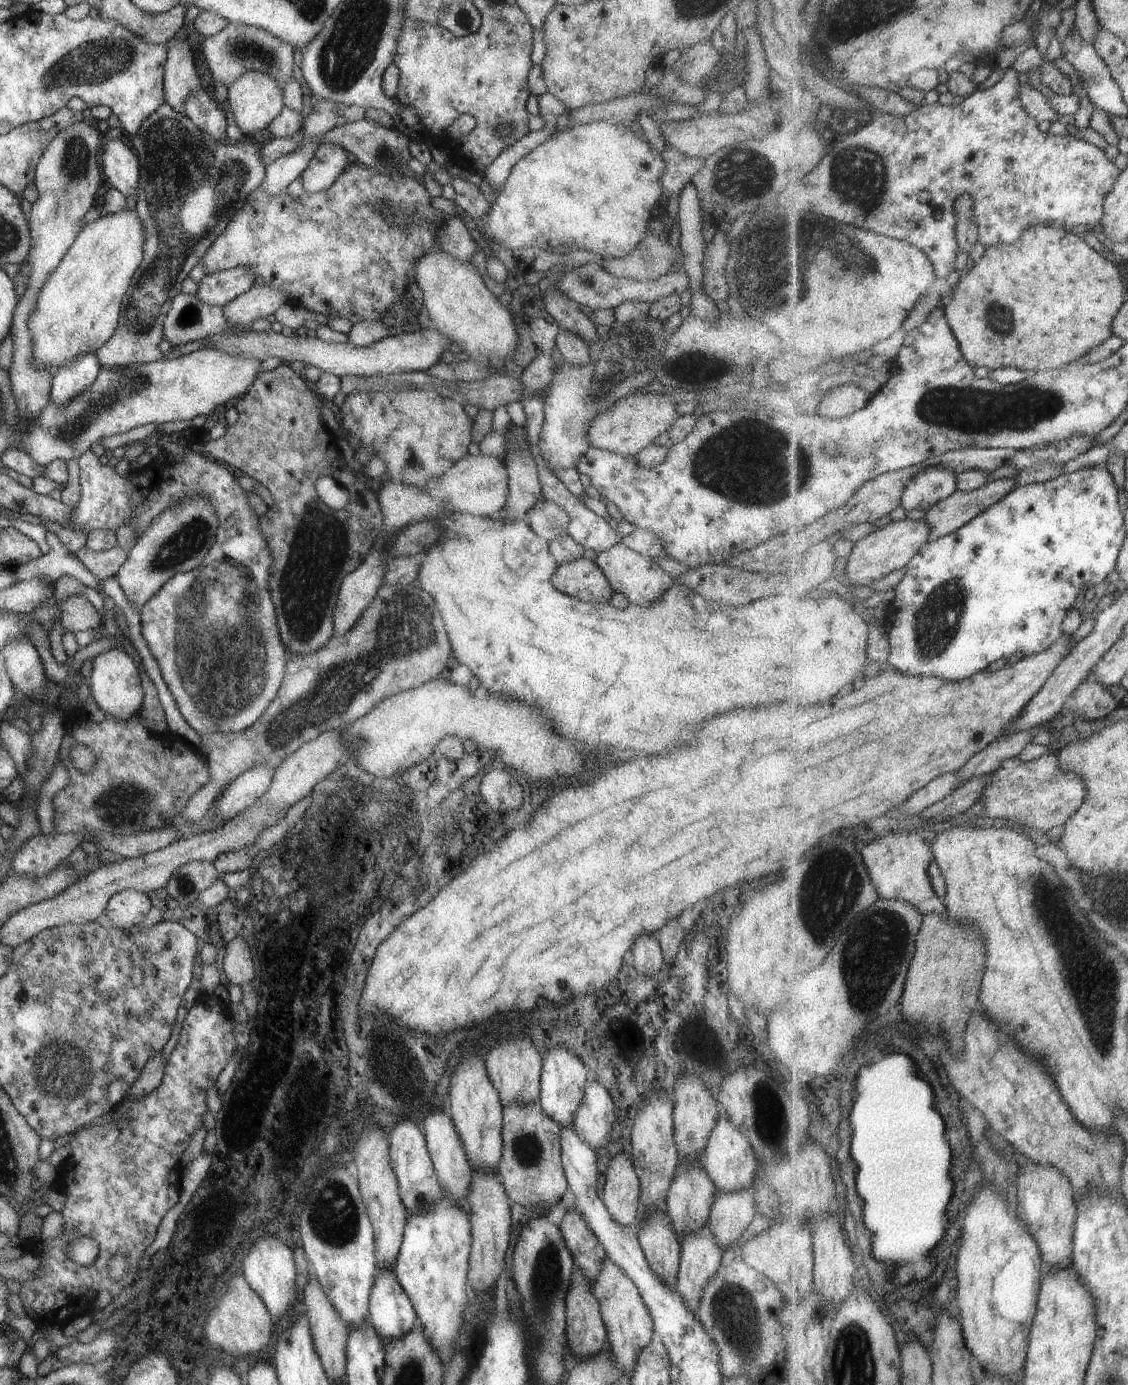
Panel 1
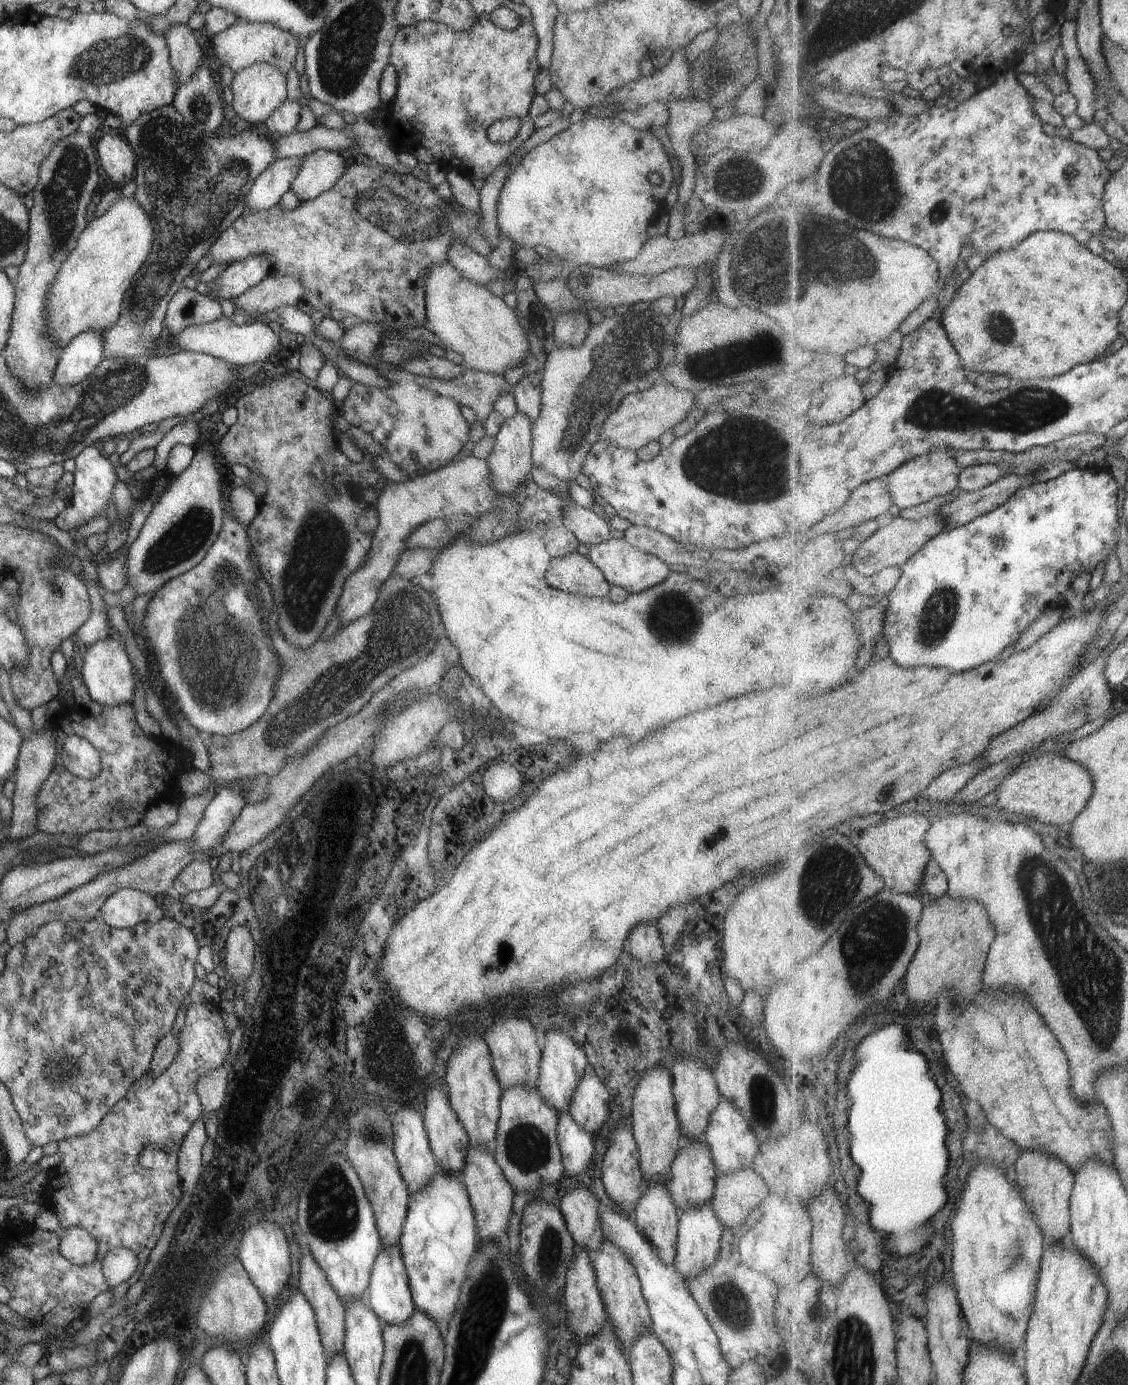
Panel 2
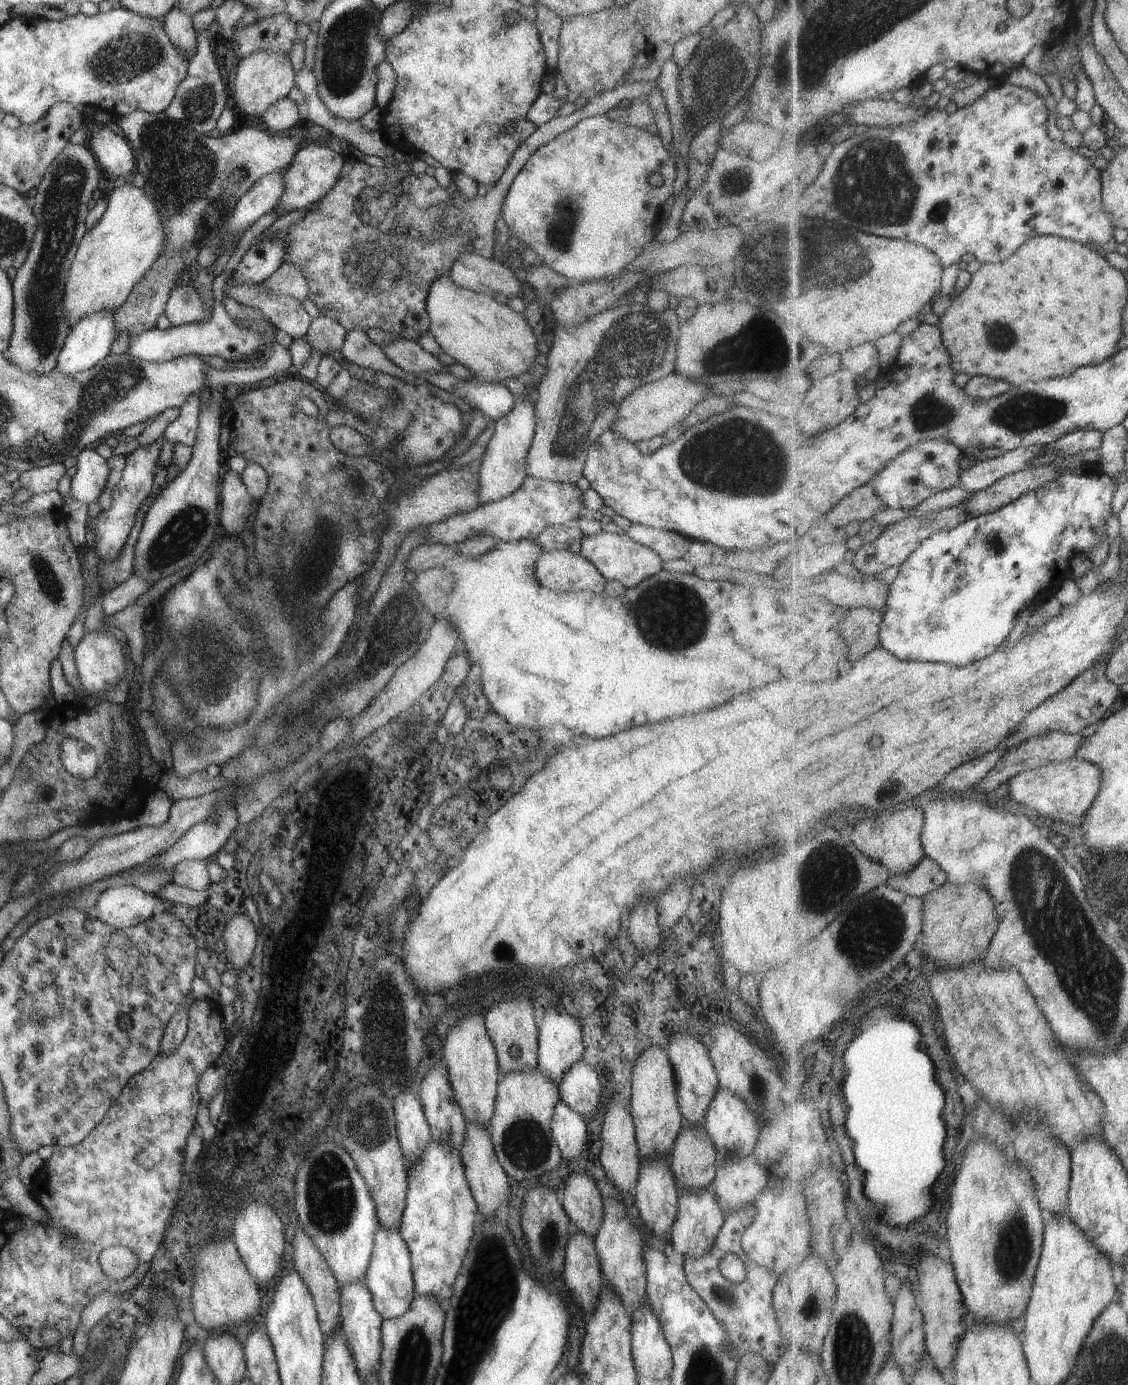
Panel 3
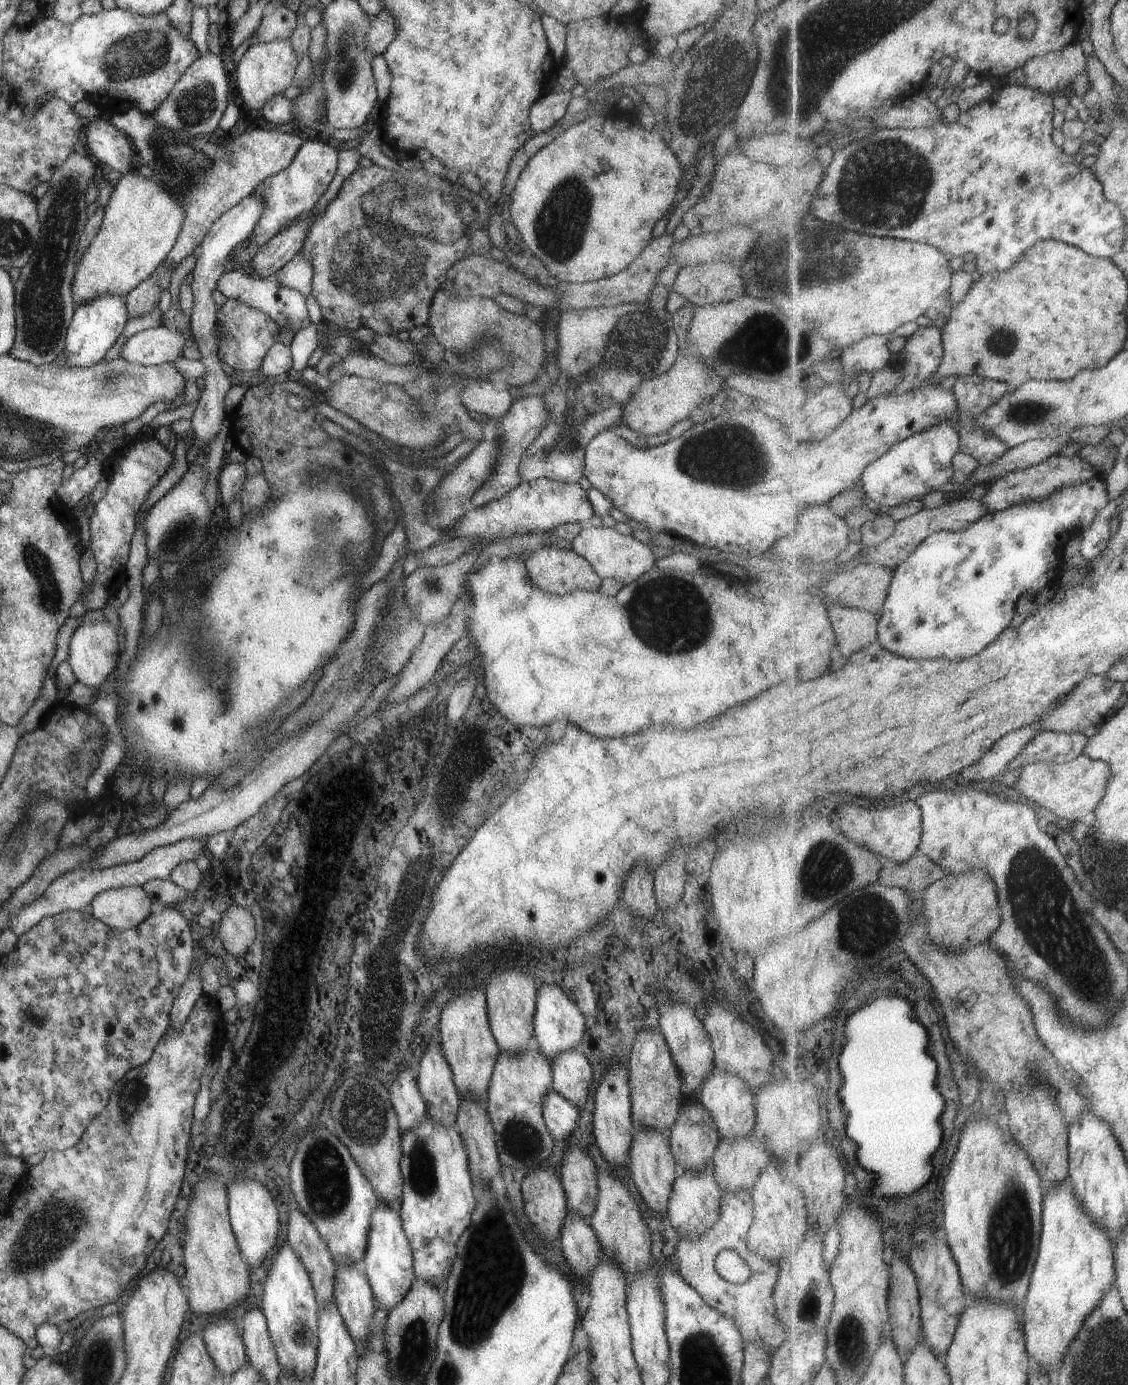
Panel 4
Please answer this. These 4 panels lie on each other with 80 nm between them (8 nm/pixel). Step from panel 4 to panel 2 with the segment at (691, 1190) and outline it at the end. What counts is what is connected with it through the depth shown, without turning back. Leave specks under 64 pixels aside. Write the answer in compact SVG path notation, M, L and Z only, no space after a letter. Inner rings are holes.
M703 1202L693 1208L681 1208L678 1214L678 1228L675 1236L675 1259L673 1267L679 1272L679 1276L686 1283L687 1280L695 1278L701 1270L709 1268L715 1262L717 1250L719 1249L719 1238L721 1237L721 1222L715 1218L711 1210L711 1202Z

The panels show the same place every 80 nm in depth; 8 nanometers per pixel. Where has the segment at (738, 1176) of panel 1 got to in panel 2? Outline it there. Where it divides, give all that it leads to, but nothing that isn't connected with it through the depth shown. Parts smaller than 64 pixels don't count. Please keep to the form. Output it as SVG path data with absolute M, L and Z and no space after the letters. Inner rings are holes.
M725 1098L719 1100L719 1104L709 1114L707 1127L702 1134L703 1141L711 1150L711 1160L715 1164L716 1173L731 1174L741 1168L752 1168L751 1162L753 1162L753 1156L758 1152L759 1143L753 1136L747 1120L743 1118L743 1114L737 1112L737 1108L729 1100L725 1100Z

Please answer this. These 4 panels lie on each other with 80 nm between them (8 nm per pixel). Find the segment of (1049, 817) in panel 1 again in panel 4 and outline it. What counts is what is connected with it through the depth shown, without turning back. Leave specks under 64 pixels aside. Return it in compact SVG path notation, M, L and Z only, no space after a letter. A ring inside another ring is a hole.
M1085 754L1066 762L1030 764L1023 767L1018 775L1015 788L1025 799L1053 812L1057 819L1071 822L1094 812L1106 795L1112 777L1110 764L1093 760Z

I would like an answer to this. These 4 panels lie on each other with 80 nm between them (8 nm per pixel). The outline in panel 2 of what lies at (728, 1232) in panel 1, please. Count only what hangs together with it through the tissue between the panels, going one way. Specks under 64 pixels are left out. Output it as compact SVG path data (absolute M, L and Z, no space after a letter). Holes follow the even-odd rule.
M741 1168L731 1174L719 1172L714 1182L711 1210L722 1228L739 1226L768 1192L766 1183L752 1168Z

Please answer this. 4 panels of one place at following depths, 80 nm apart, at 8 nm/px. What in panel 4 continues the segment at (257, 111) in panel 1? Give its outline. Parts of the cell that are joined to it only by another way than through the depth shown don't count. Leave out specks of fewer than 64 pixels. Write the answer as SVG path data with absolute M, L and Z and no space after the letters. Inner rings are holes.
M269 41L257 43L246 48L235 68L235 93L241 97L242 102L252 111L260 111L265 101L271 95L281 95L283 90L291 85L299 57L295 56L287 41Z

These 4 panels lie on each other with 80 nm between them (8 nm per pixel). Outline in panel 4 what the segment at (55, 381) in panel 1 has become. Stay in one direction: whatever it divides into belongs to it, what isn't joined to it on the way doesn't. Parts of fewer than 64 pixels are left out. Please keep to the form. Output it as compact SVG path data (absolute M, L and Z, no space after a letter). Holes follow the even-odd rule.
M105 295L89 303L77 305L68 324L62 358L67 367L90 367L103 359L103 355L117 340L128 316L124 297Z

